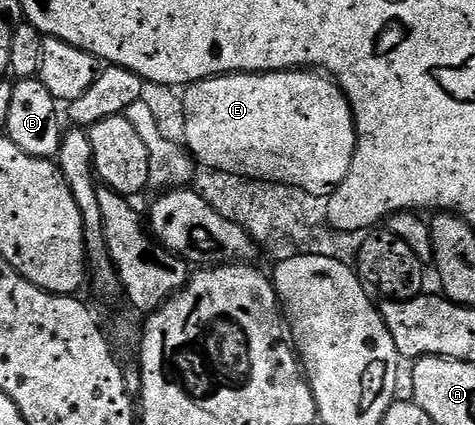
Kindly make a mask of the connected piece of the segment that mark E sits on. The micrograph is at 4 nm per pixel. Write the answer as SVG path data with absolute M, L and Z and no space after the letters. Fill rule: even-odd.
M292 70L289 72L236 72L234 76L214 76L202 80L187 88L184 98L185 106L185 138L183 144L193 157L196 165L225 171L227 174L237 174L250 180L273 182L297 186L309 194L327 196L339 187L349 174L349 166L355 157L355 116L351 113L345 94L339 89L338 83L332 77L319 70Z

